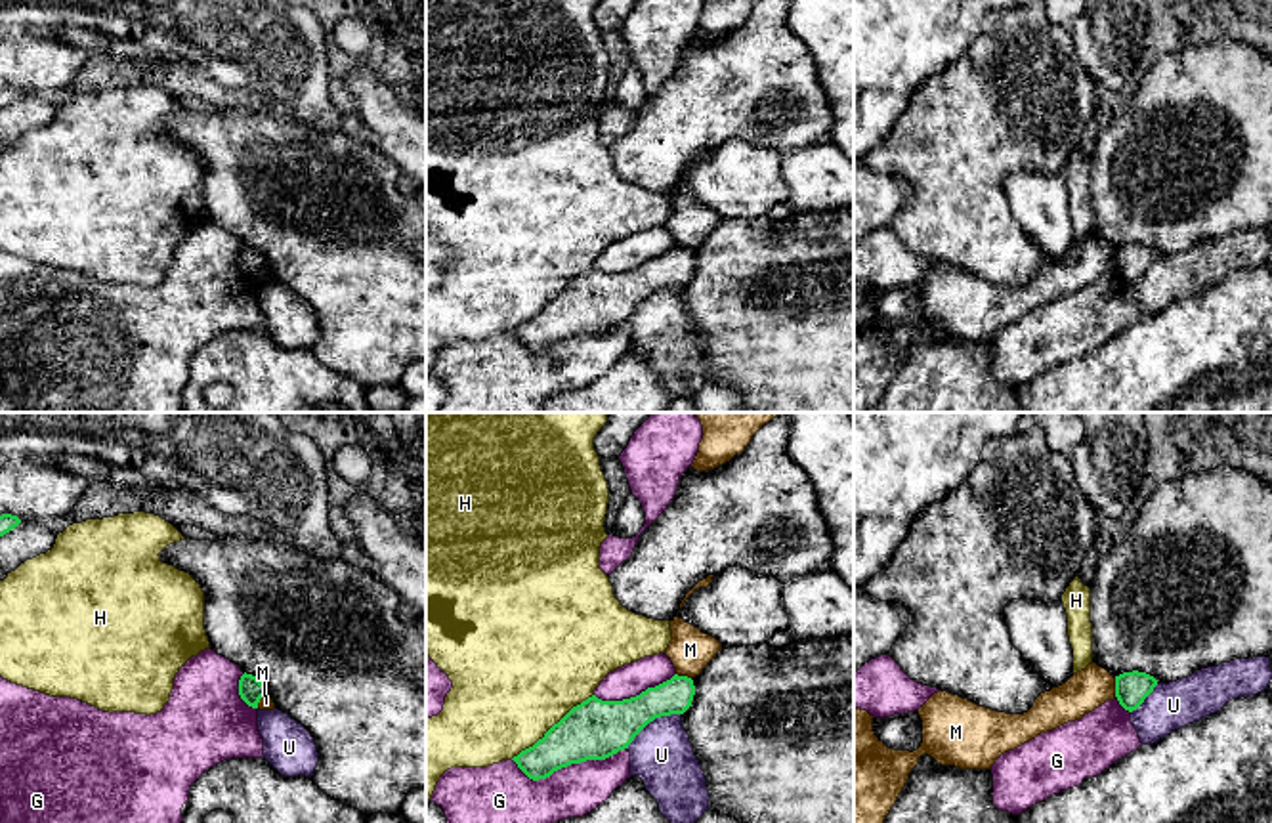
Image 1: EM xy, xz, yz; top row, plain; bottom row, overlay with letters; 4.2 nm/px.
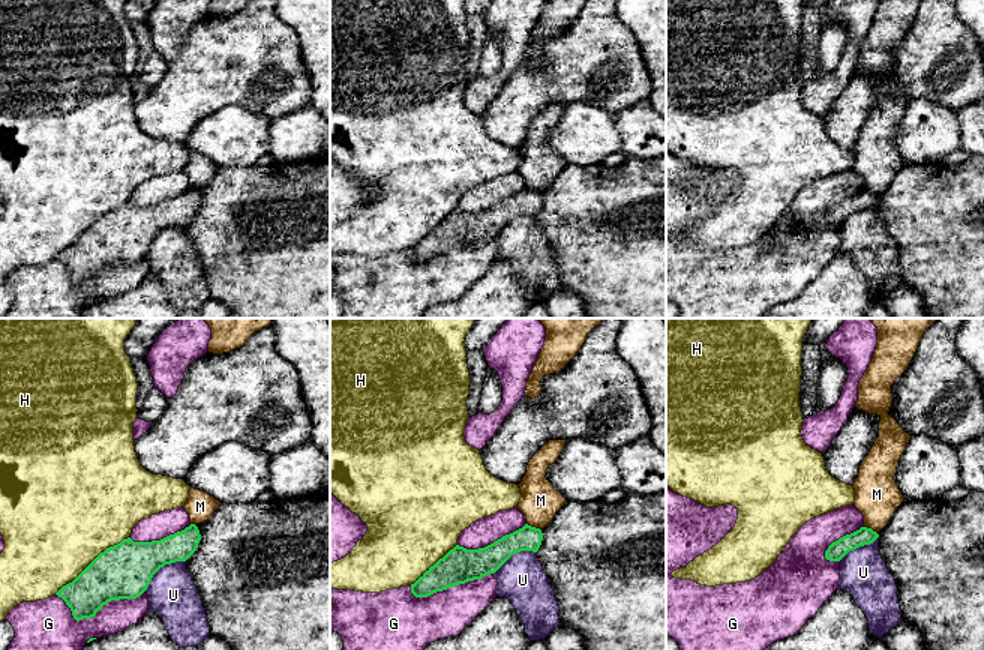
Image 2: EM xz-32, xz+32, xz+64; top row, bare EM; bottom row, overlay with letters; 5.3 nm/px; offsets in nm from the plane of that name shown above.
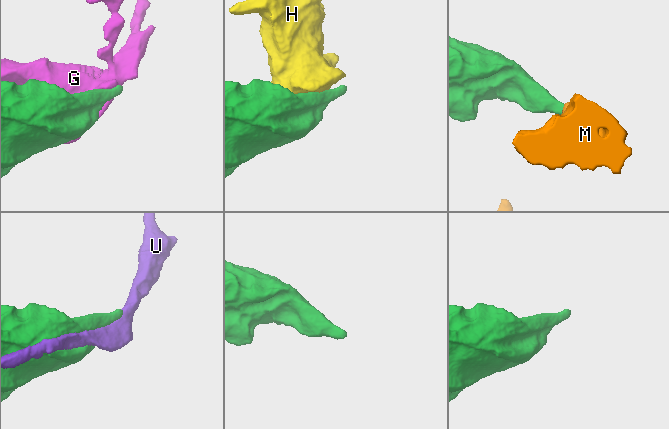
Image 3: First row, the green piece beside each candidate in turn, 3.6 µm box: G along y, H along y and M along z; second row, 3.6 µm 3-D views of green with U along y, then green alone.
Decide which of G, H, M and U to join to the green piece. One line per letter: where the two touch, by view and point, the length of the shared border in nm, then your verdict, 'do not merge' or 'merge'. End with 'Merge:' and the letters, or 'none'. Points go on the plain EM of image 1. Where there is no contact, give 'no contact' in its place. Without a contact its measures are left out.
G: contact xz (570, 337); length 500 nm; do not merge
H: contact xz (551, 300); length 440 nm; do not merge
M: contact yz (1116, 260); length 90 nm; do not merge
U: contact xz (652, 293); length 280 nm; do not merge
Merge: none

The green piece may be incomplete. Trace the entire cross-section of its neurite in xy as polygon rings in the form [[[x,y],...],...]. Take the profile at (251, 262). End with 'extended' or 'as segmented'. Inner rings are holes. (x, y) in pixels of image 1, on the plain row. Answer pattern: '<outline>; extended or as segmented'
[[[246,244],[241,248],[239,267],[248,279],[258,281],[258,275],[265,265],[265,258],[256,248]]]; as segmented

